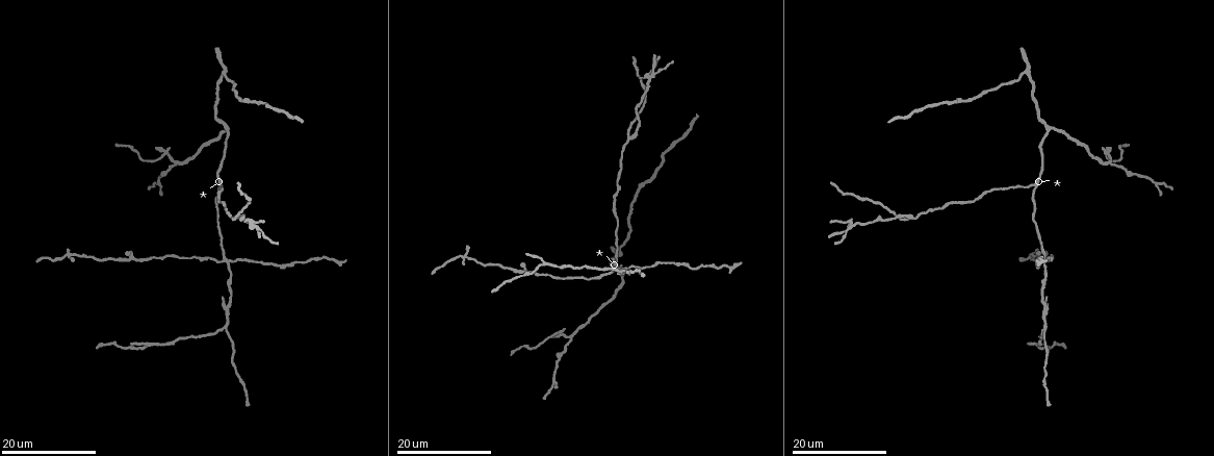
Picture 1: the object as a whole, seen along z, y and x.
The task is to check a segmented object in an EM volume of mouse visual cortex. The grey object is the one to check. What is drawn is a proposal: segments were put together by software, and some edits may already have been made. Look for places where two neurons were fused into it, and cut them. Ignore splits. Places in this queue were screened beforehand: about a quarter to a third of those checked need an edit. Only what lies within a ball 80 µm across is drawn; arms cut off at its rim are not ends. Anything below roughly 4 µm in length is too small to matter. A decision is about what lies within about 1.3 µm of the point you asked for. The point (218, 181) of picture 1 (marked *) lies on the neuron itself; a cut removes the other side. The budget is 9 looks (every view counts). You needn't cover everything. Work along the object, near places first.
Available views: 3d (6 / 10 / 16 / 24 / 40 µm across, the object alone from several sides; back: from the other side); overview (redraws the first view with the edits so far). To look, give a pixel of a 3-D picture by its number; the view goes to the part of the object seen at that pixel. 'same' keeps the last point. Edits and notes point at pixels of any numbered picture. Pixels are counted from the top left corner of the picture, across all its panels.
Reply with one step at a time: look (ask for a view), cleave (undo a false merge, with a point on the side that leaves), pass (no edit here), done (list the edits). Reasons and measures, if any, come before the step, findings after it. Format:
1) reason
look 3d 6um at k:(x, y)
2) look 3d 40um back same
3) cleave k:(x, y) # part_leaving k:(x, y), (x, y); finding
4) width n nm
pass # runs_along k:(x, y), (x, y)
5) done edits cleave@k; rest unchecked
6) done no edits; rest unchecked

two arms at a narrow angle
look 3d 24um at 1:(1052, 129)

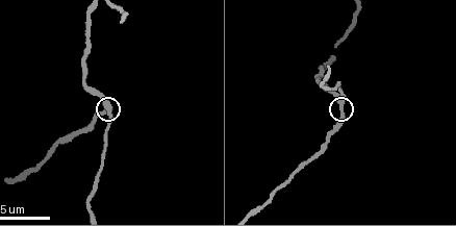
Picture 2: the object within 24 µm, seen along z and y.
look 3d 6um at 2:(340, 107)

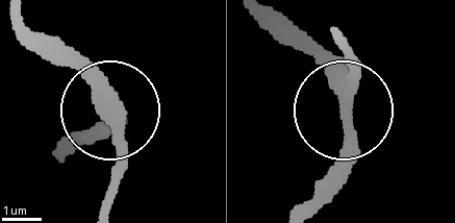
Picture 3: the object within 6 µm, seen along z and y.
side_arm 39 um
pass # runs_along 3:(337, 33), (348, 53), (348, 140), (331, 196); one neuron here

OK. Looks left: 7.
a fork
look 3d 24um at 1:(628, 139)

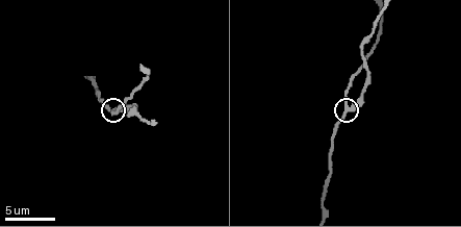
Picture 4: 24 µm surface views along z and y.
look 3d 10um at 4:(349, 106)

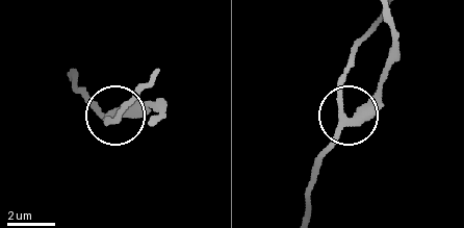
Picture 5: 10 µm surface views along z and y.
arms 3
pass # runs_along 5:(72, 73), (76, 90), (113, 121); one neuron here

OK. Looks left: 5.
a fork
look 3d 24um at 1:(225, 260)

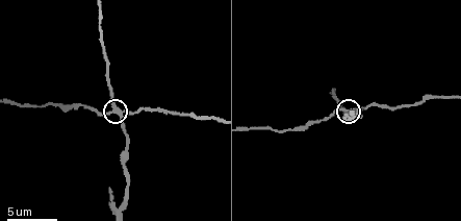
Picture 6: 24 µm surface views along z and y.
look 3d 10um at 6:(346, 108)

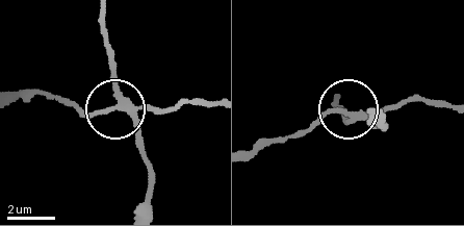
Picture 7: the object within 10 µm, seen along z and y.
arms 3
cleave 7:(163, 110) # part_leaving 7:(124, 106), (91, 111), (49, 94), (19, 94); two neurons meet here

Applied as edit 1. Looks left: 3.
look overview

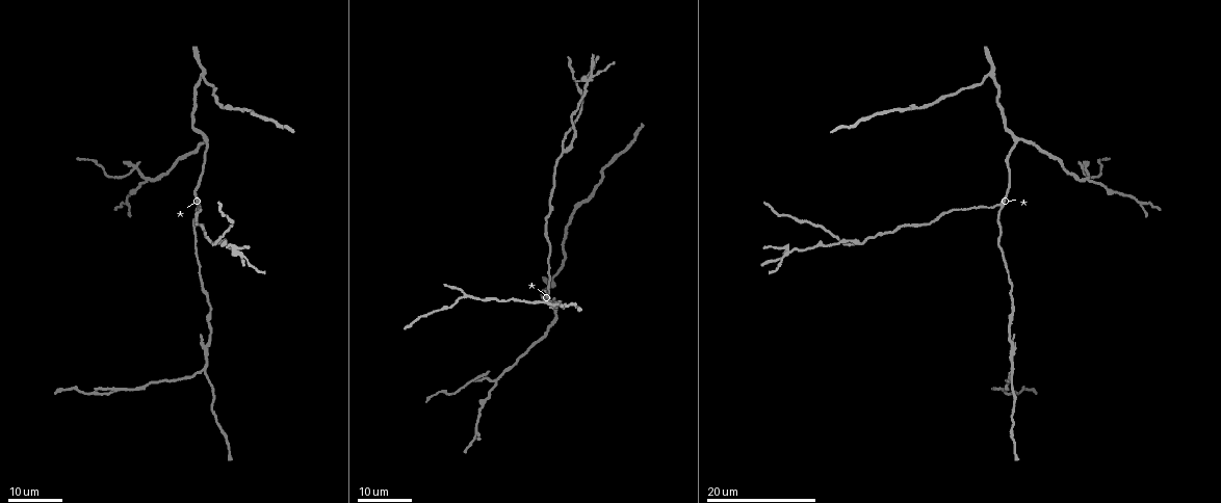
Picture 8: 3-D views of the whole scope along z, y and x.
calibre changes
look 3d 16um at 8:(1012, 353)

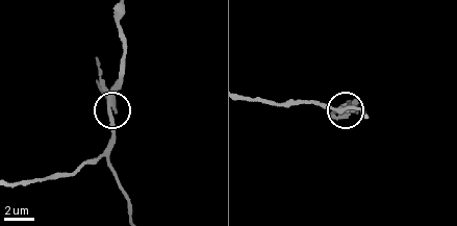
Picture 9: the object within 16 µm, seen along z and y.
look 3d 10um at 9:(108, 109)

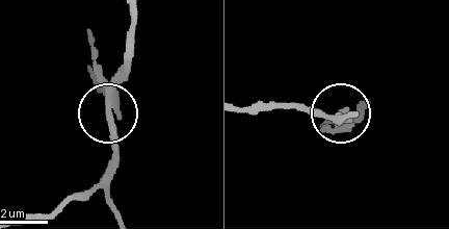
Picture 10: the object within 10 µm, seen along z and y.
width 360 nm
cleave 10:(88, 65) # part_leaving 10:(107, 88), (89, 32); a second neuron is stuck on

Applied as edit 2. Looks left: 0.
done edits cleave@7, cleave@10; rest unchecked

